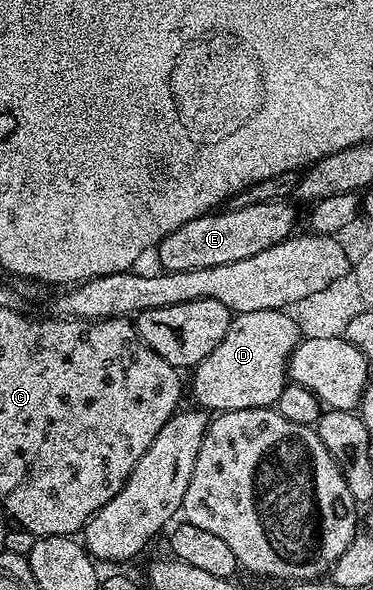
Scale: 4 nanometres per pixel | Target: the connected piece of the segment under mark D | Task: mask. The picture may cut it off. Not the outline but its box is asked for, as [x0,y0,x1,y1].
[193,310,300,413]

